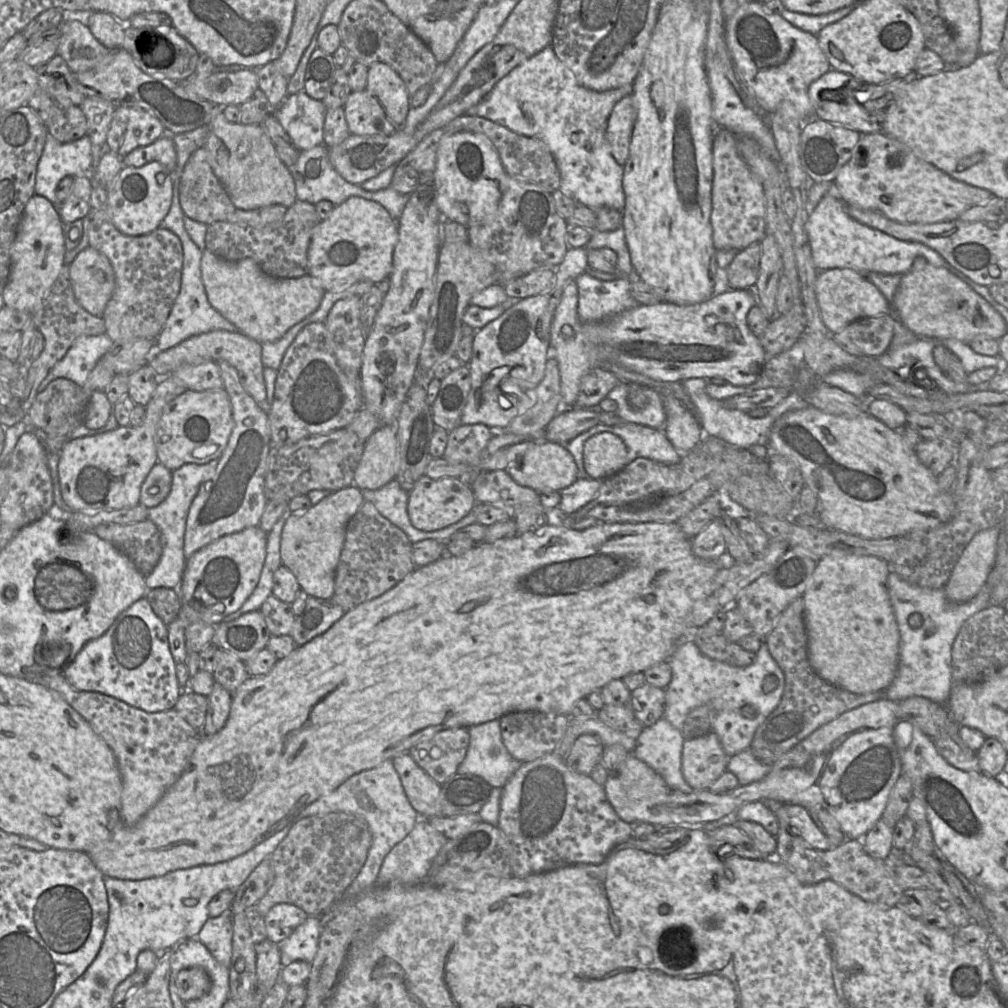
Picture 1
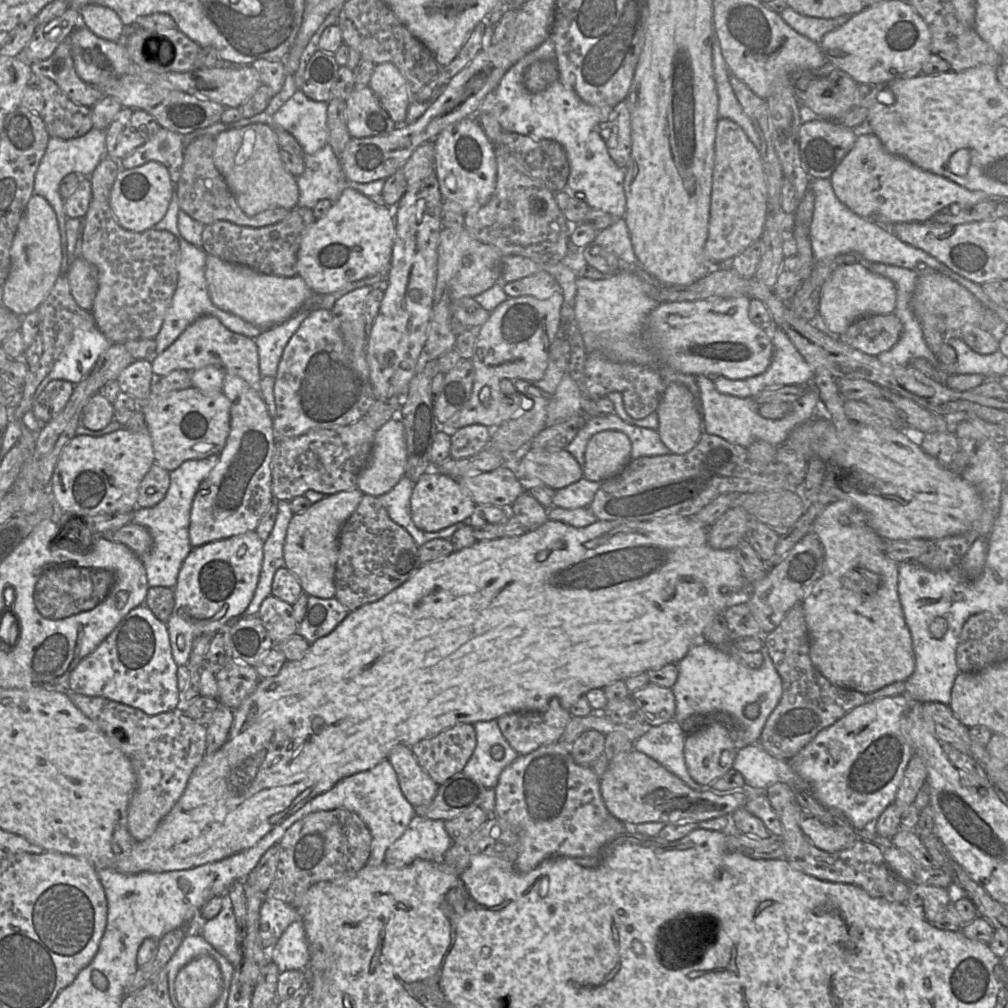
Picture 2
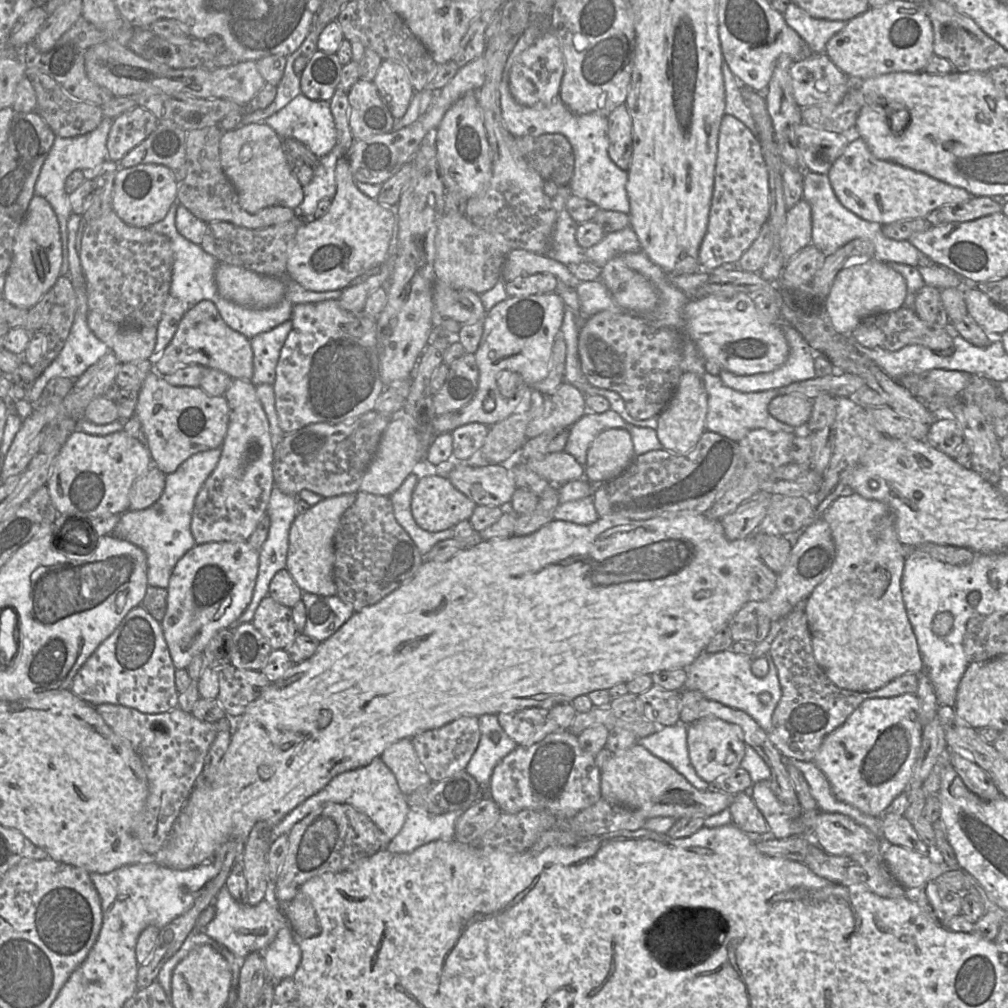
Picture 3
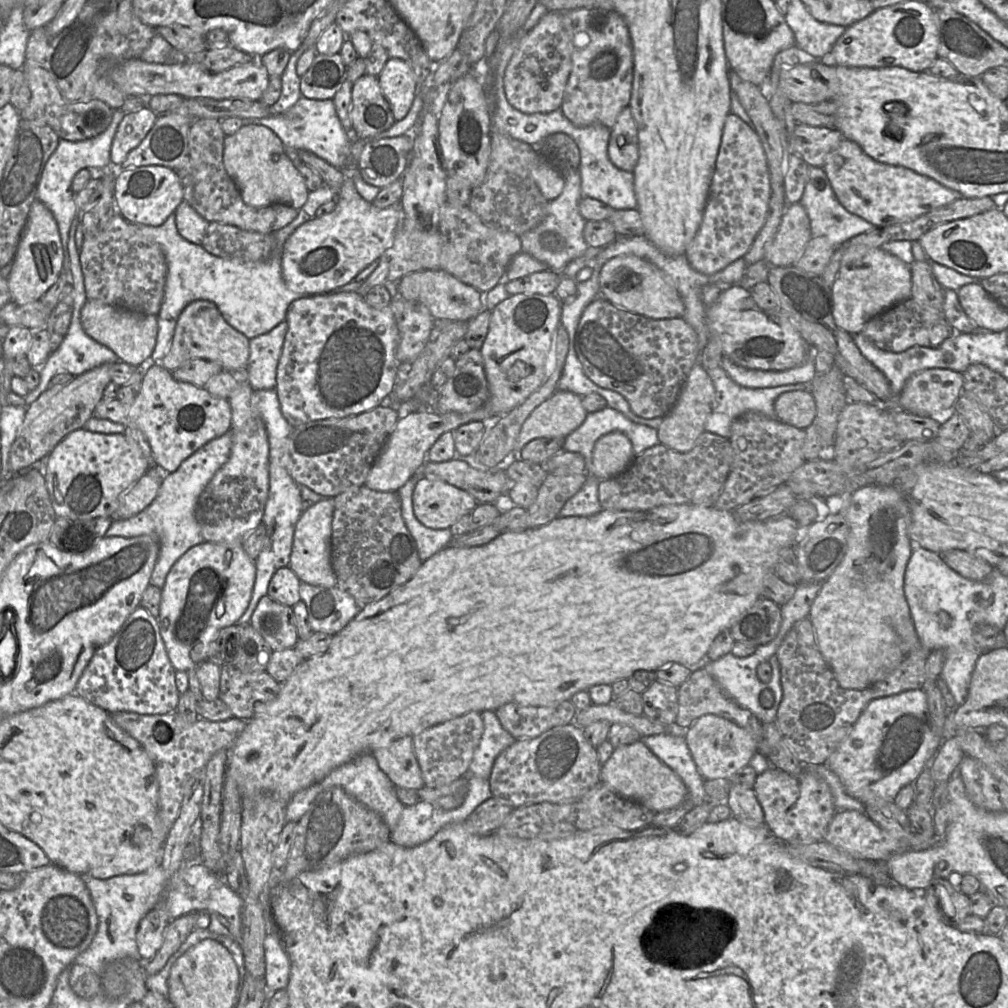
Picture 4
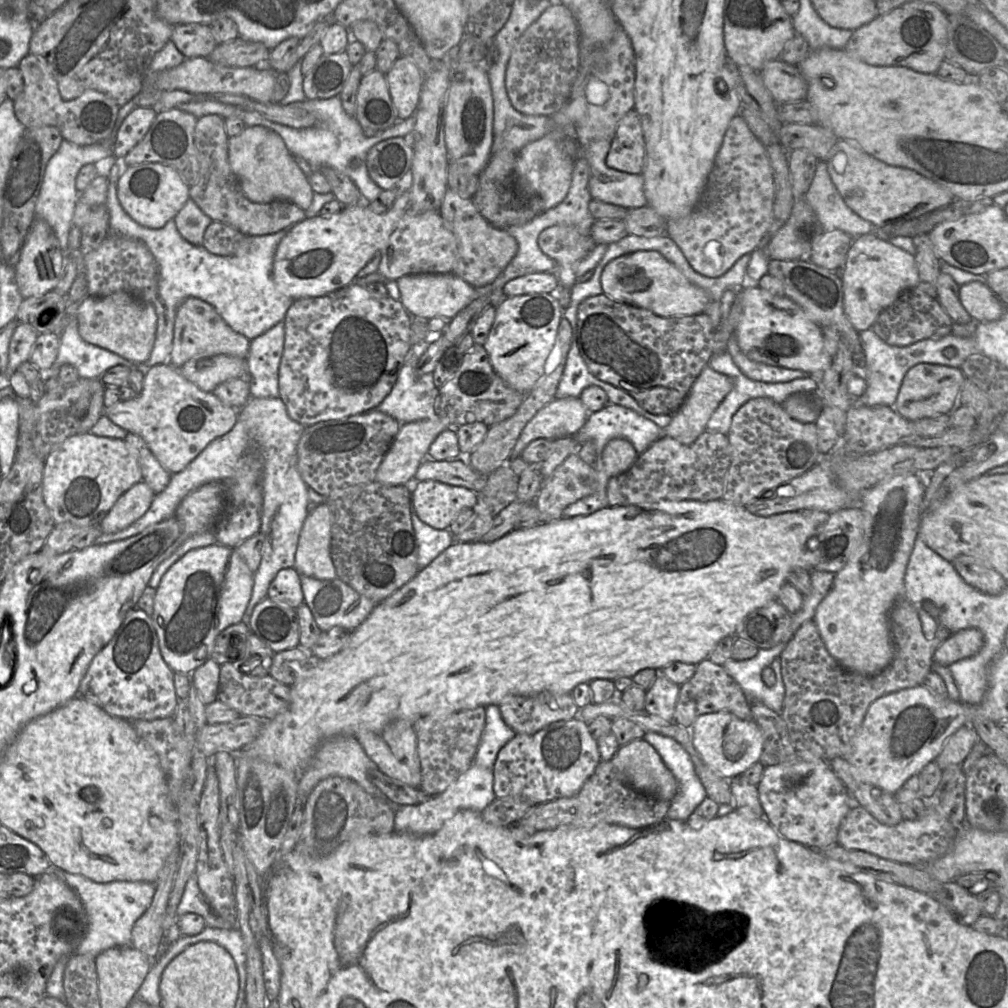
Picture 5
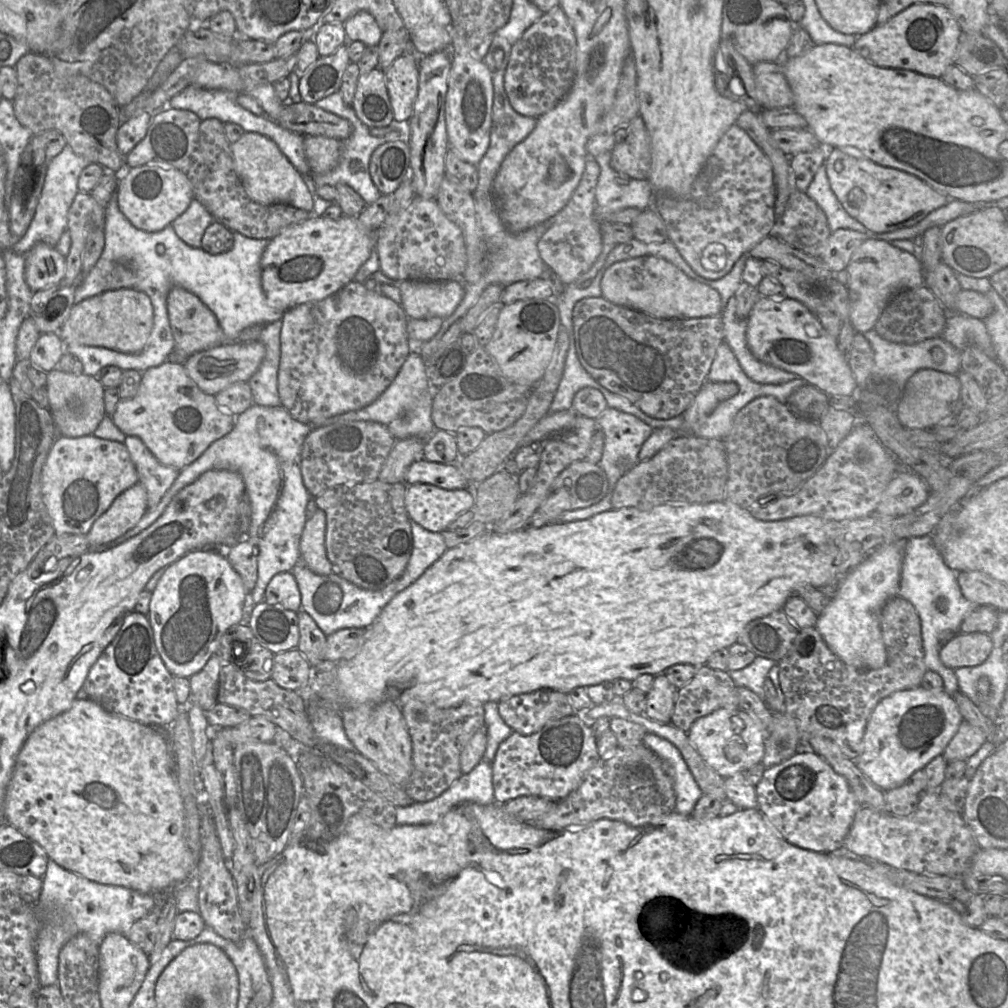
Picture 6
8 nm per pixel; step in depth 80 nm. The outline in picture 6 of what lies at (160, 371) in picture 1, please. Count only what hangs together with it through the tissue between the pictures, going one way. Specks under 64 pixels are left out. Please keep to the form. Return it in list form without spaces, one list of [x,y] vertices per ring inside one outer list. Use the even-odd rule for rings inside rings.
[[[174,286],[169,291],[167,296],[167,312],[171,331],[175,341],[174,350],[178,353],[179,357],[189,357],[213,346],[231,342],[226,341],[223,330],[221,329],[213,312],[195,294],[189,292],[181,286]]]

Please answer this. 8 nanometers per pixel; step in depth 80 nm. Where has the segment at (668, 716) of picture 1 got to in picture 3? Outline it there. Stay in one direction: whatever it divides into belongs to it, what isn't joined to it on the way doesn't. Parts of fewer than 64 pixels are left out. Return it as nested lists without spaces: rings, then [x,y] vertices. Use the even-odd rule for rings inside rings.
[[[785,617],[772,622],[768,635],[763,641],[756,644],[753,653],[750,655],[738,654],[731,649],[717,653],[704,651],[687,668],[687,679],[683,689],[700,691],[709,700],[747,713],[768,733],[772,726],[772,715],[782,696],[778,671],[769,650],[784,622]],[[761,656],[766,656],[769,666],[768,674],[763,678],[754,676],[751,671],[752,661]],[[762,692],[771,694],[771,701],[767,705],[759,701],[759,694]]]

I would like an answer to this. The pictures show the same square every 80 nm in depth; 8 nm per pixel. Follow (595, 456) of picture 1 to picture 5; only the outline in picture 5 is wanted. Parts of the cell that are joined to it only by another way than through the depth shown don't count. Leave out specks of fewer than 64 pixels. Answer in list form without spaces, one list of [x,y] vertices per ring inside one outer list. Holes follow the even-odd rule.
[[[623,438],[610,440],[603,449],[602,462],[609,477],[626,472],[636,461],[638,454],[632,444]]]

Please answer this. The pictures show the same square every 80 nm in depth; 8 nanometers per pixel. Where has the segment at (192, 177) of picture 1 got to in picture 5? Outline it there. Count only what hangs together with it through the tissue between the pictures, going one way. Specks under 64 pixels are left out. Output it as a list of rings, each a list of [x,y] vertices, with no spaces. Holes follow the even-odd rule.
[[[207,115],[197,119],[193,142],[199,163],[199,172],[197,182],[189,187],[190,199],[213,221],[229,225],[246,236],[272,234],[291,228],[307,218],[305,211],[291,202],[254,203],[245,196],[240,182],[229,164],[228,136],[224,120],[218,115]]]

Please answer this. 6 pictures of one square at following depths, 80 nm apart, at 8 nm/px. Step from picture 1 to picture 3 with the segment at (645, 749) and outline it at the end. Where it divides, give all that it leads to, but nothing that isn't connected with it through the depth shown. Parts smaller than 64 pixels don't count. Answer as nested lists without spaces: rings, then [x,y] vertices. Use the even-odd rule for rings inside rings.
[[[679,722],[673,726],[660,727],[657,732],[639,738],[638,744],[671,765],[698,791],[708,790],[710,784],[697,775],[691,764],[687,747],[687,727],[684,724]]]

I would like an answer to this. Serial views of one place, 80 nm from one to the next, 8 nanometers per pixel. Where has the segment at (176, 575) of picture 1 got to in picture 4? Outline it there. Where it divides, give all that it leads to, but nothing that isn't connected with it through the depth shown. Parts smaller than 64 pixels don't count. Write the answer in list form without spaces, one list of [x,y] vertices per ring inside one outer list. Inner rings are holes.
[[[230,430],[210,440],[194,454],[185,459],[172,473],[165,473],[154,501],[137,515],[113,520],[105,536],[126,538],[151,535],[158,539],[160,551],[150,578],[150,585],[163,588],[172,566],[191,547],[204,542],[201,527],[197,520],[198,502],[206,486],[216,472],[227,462],[232,447]]]

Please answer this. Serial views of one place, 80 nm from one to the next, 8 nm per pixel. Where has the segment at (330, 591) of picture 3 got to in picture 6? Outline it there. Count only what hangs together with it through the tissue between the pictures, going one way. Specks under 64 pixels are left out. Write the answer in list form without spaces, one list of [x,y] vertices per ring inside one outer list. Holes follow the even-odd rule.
[[[318,509],[313,517],[306,521],[300,541],[301,562],[319,575],[333,573],[326,550],[326,526],[326,514]]]

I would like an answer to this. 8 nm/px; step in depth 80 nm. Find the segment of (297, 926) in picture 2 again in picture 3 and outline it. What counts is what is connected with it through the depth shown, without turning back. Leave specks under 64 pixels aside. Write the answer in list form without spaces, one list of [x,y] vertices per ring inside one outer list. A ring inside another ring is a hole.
[[[289,928],[280,929],[272,943],[262,953],[267,979],[277,982],[282,979],[293,977],[301,960],[301,950],[295,942]]]

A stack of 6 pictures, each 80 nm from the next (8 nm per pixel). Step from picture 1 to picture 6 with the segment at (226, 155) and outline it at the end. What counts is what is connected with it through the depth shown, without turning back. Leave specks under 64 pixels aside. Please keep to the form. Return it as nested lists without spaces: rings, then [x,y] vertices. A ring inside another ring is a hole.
[[[245,132],[231,144],[234,167],[248,197],[259,204],[286,203],[313,211],[313,198],[302,175],[281,152],[277,144],[262,134]]]

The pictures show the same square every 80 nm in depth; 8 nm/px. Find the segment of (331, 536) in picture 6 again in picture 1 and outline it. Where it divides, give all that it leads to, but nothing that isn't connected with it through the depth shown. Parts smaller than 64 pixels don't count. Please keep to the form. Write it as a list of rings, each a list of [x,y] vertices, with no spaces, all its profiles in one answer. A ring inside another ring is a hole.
[[[364,501],[347,524],[345,542],[336,569],[335,592],[331,598],[347,612],[381,596],[416,569],[412,546],[404,531],[385,518],[371,502]]]

